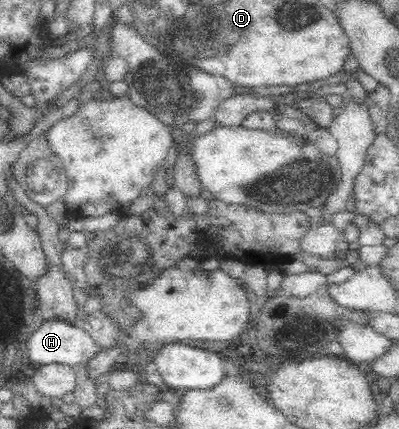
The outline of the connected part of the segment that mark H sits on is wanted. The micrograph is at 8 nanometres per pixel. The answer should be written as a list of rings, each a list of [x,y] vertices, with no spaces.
[[[55,316],[37,322],[37,325],[30,328],[30,331],[31,335],[26,341],[27,354],[25,357],[35,366],[64,363],[76,367],[79,363],[88,363],[91,357],[99,351],[100,345],[83,328],[73,326]]]

